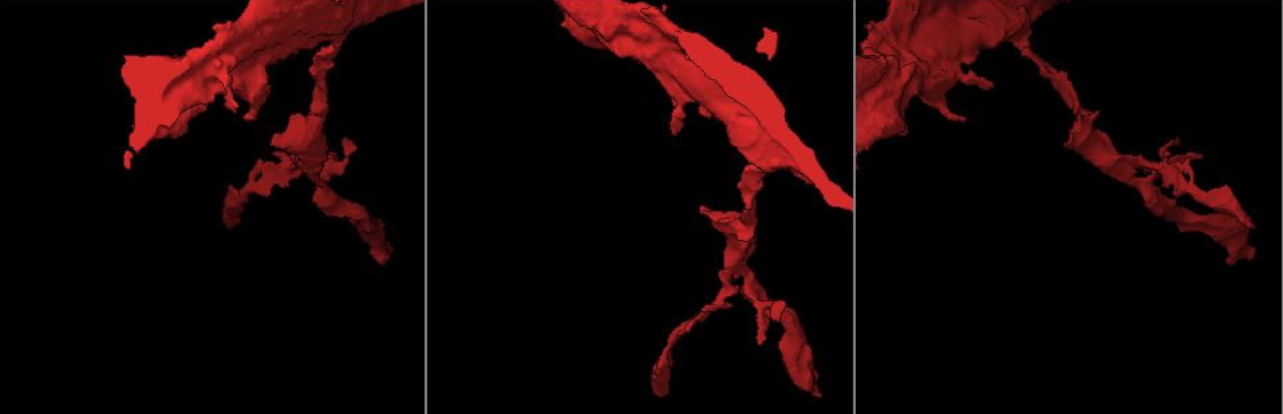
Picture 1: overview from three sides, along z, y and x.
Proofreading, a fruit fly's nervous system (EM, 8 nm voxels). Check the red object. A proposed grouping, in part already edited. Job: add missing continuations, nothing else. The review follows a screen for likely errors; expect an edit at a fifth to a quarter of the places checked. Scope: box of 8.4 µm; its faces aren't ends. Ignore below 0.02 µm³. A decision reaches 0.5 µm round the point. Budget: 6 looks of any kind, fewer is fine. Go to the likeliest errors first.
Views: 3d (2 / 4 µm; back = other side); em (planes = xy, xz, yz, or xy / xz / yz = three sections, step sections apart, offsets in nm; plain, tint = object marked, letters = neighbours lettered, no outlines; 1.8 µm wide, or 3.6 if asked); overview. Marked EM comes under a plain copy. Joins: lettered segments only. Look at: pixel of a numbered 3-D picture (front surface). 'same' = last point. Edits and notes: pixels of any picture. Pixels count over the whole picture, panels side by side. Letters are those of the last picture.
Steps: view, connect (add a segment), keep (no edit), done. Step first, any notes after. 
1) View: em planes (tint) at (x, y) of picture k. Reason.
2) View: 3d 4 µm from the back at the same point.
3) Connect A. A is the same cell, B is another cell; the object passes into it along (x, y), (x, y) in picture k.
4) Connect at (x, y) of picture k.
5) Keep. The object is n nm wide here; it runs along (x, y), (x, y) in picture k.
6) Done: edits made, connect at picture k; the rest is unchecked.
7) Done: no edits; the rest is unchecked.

View: em xz step 4 (letters) at (816, 395) of picture 1. Long arm stops here.

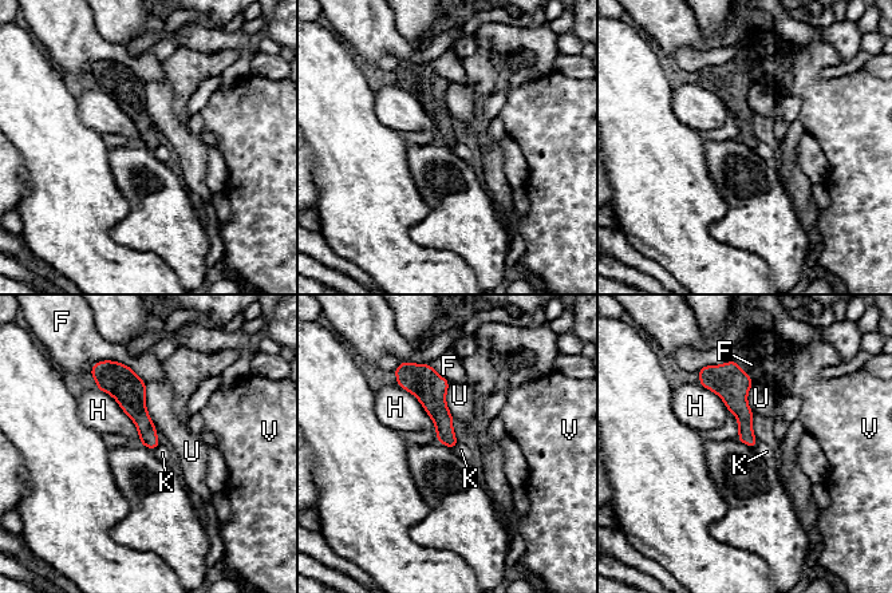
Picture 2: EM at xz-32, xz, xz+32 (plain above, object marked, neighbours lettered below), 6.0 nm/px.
Keep. The longest contact is with H, 420 nm; F, H, K, U and V are other cells; none of them fits.

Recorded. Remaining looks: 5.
View: 3d 4 µm at (752, 285) of picture 1. Branch point.

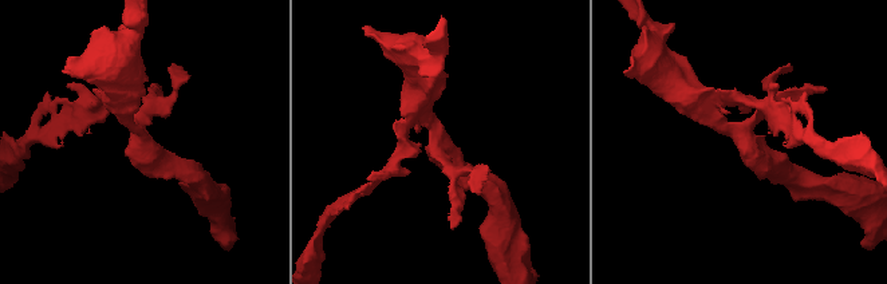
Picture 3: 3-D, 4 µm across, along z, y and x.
View: em planes (letters) at (441, 139) of picture 3. Need the tissue.

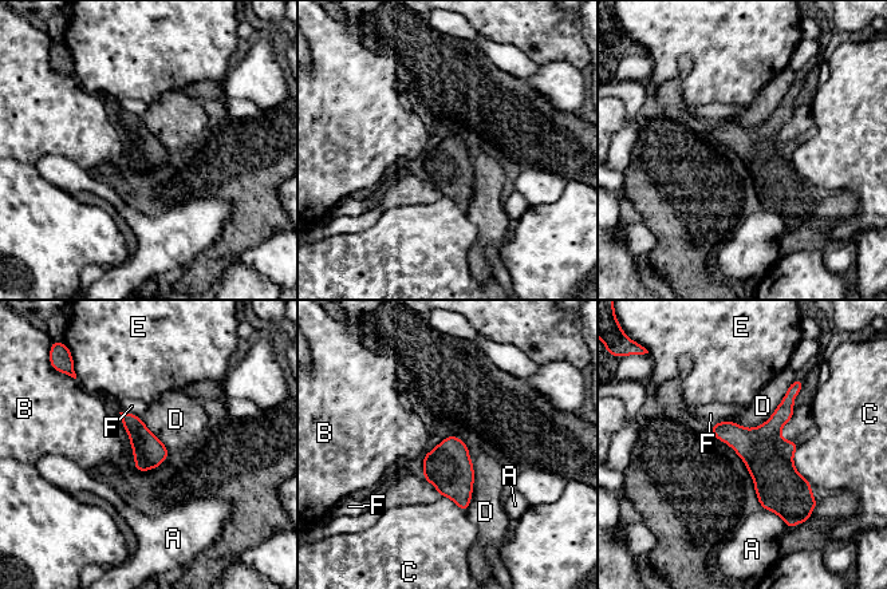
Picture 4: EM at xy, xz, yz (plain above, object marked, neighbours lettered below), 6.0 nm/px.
Keep. The object is 190 nm wide here; the longest contact is with D, 480 nm; A, B, C, D, E and F are other cells; no lettered segment goes on from it.

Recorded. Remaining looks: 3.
View: em planes (letters) at (664, 393) of picture 1.

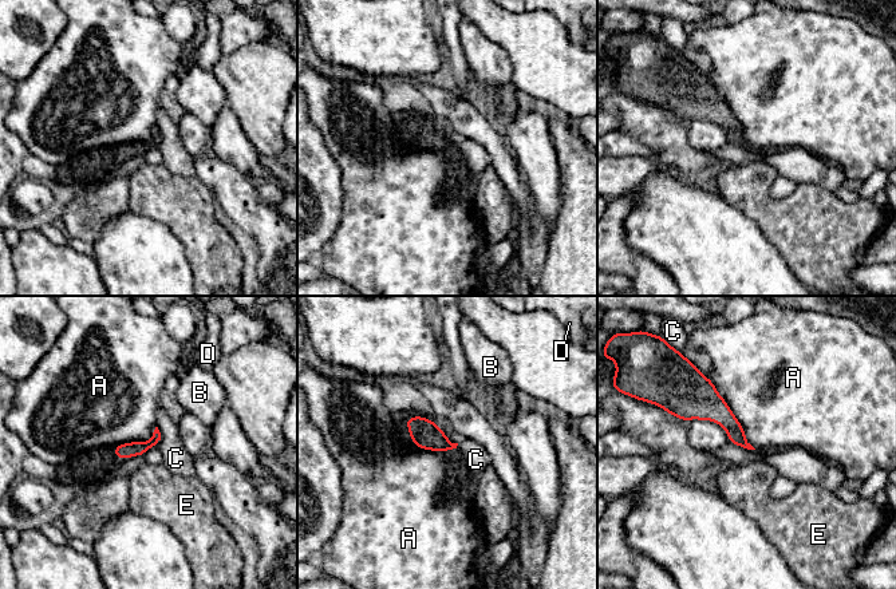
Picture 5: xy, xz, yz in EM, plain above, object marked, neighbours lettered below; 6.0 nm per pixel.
Keep. A, B, C, D and E are other cells; a border runs along (710, 380), (754, 449) in picture 5; none of them fits.

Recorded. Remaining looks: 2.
Done: no edits; the rest is unchecked.

